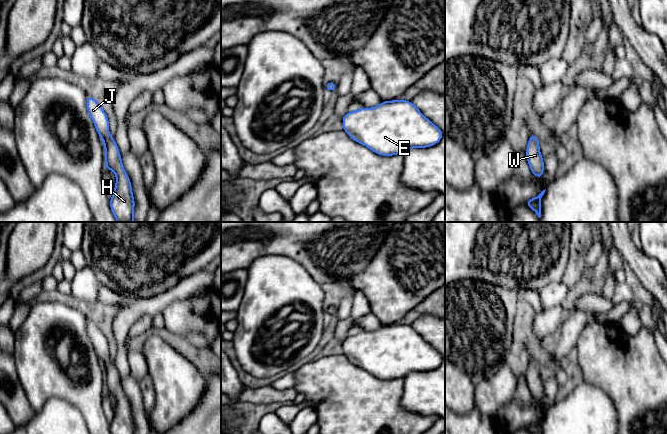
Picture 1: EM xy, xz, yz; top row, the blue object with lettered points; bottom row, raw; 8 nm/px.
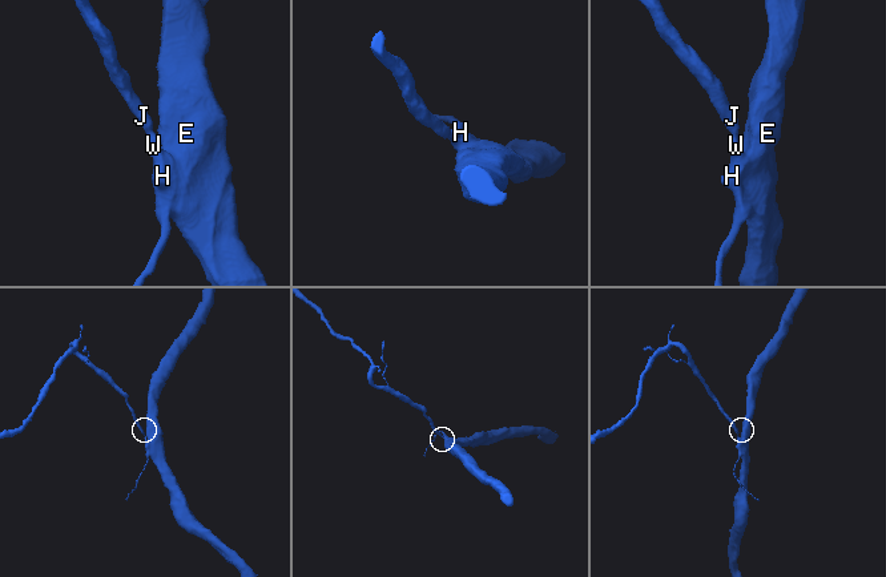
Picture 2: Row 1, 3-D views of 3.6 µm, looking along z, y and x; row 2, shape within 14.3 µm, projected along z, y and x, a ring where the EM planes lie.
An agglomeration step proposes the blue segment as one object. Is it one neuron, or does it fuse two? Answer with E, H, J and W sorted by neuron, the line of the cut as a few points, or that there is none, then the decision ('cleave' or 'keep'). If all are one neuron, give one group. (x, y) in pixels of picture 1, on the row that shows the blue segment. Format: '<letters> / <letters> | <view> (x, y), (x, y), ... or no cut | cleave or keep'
E H J W | no cut | keep

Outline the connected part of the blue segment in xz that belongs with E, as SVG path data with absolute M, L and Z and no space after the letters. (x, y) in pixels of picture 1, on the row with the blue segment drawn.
M403 99L347 112L342 124L352 140L381 156L404 154L411 148L428 148L444 136L411 101Z

